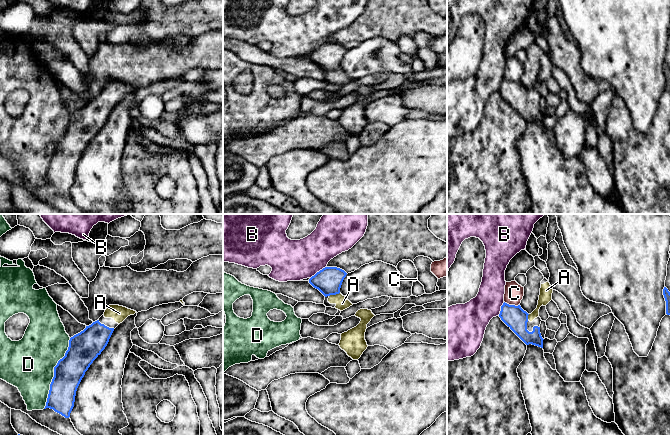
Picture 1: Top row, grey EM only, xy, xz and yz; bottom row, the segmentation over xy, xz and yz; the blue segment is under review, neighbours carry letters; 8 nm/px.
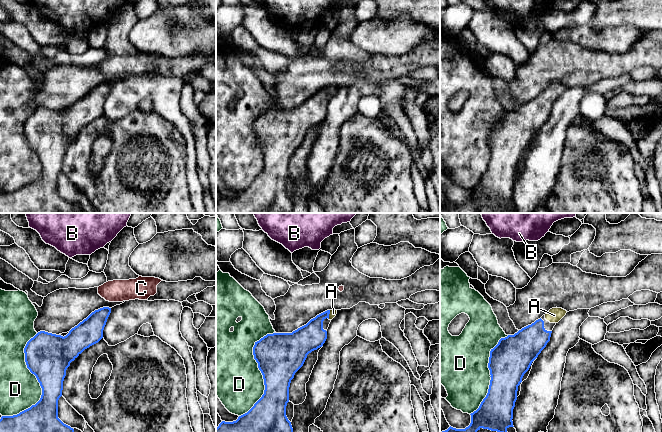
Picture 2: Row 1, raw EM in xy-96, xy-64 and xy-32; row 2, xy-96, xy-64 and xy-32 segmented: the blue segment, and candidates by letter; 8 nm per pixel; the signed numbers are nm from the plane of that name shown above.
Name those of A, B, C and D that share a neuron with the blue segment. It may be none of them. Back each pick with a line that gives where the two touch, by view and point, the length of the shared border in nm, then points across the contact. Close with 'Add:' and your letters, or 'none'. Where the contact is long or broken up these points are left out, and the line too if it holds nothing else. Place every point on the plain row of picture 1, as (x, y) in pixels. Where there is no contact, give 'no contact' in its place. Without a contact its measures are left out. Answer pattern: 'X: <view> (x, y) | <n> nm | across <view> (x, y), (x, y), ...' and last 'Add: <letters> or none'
A: xz (334, 70) | 90 nm | across xz (328, 57), (334, 70), (342, 79)
Add: A

